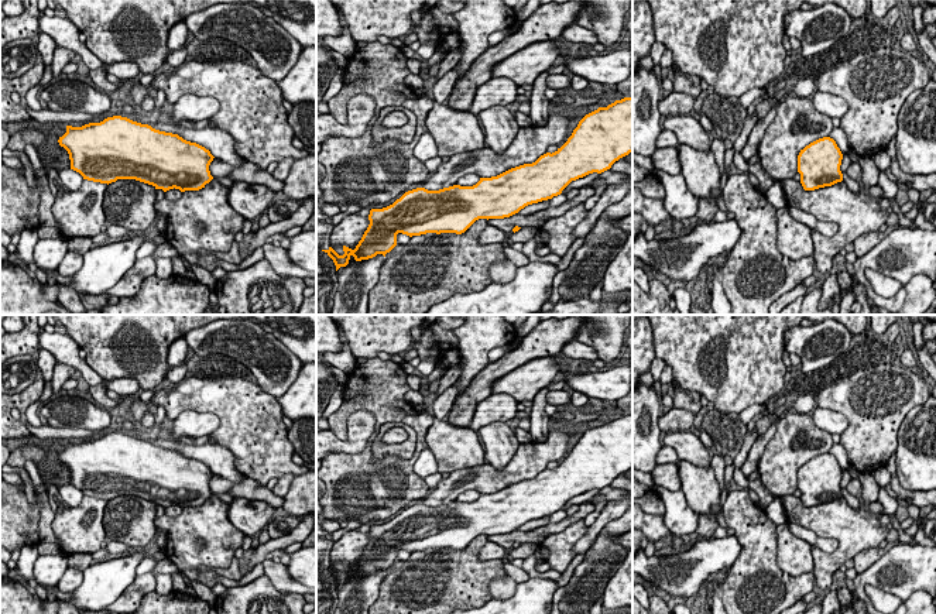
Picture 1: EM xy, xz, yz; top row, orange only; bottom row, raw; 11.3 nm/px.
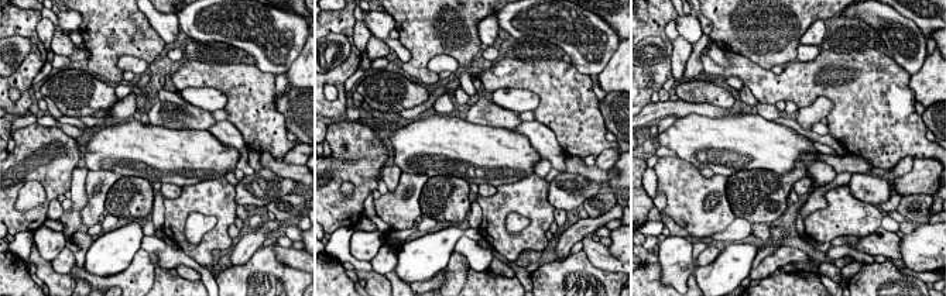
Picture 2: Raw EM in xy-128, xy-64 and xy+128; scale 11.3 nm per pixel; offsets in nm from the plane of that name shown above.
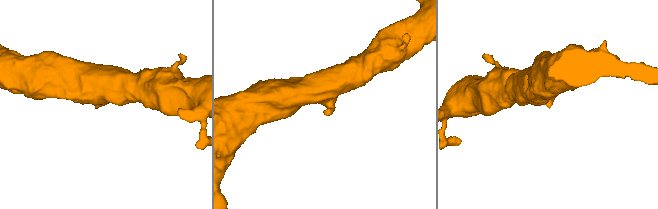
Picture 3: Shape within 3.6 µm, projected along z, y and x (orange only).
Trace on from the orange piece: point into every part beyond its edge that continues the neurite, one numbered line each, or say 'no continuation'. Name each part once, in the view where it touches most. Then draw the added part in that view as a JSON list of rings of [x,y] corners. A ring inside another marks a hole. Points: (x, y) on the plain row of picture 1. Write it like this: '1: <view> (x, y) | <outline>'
no continuation

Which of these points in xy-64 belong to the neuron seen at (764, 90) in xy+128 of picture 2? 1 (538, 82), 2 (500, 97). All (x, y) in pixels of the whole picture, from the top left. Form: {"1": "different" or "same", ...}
{"1": "same", "2": "different"}

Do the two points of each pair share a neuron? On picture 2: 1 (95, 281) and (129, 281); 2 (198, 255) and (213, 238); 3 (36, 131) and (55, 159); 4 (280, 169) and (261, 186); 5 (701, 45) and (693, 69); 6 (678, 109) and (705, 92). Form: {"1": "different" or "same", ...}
{"1": "same", "2": "same", "3": "same", "4": "different", "5": "same", "6": "different"}

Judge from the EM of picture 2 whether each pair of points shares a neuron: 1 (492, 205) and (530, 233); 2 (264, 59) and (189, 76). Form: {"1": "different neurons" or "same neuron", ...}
{"1": "same neuron", "2": "different neurons"}

